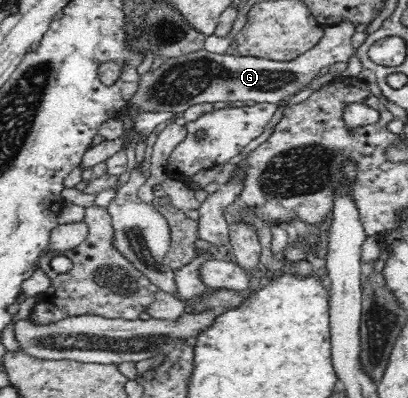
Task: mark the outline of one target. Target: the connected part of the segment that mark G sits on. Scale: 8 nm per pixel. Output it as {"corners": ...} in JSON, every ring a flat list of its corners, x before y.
{"corners":[[343,20,338,24,324,26,323,37,305,53,291,61,273,61,262,57,239,56,199,50,174,58,165,58,157,69,150,69,139,76,139,83,133,97,132,106,149,113,184,112,197,103,226,103,253,101,257,104,279,104,297,94,309,85,315,76,327,71,329,65,348,62,354,53,351,37,355,24]]}

